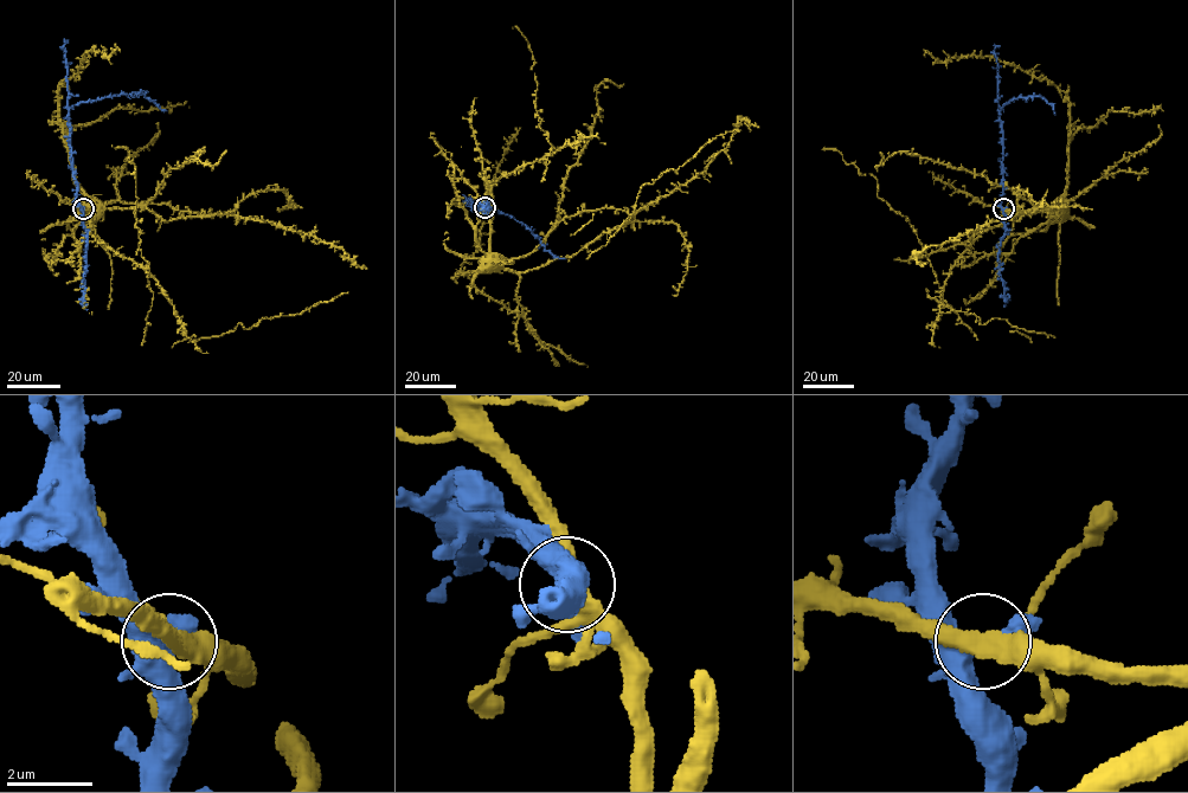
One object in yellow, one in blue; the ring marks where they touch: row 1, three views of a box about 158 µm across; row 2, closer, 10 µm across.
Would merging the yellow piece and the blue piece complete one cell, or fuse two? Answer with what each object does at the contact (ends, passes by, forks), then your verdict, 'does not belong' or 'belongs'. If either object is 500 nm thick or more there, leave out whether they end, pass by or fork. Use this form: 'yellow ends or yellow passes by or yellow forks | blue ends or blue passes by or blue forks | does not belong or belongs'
yellow forks | blue forks | does not belong

